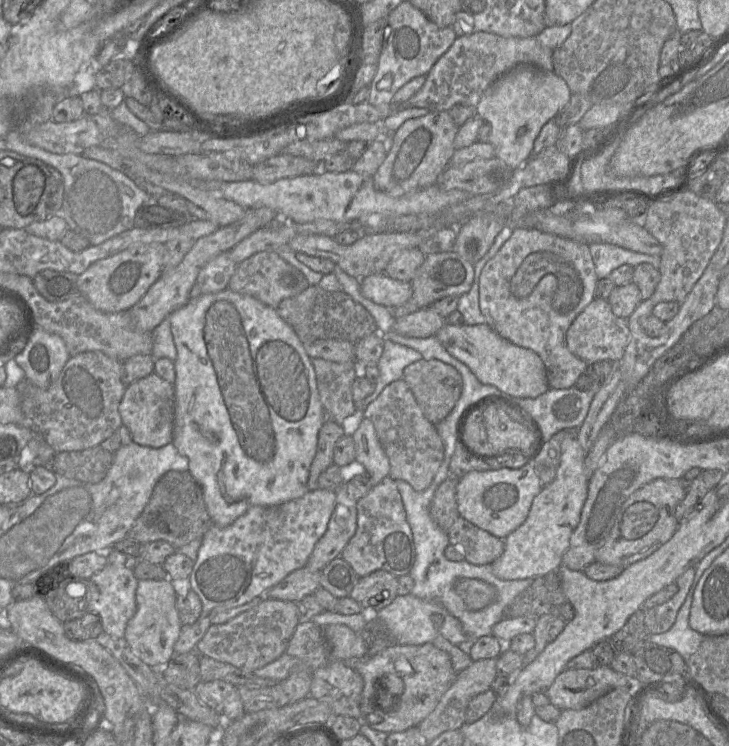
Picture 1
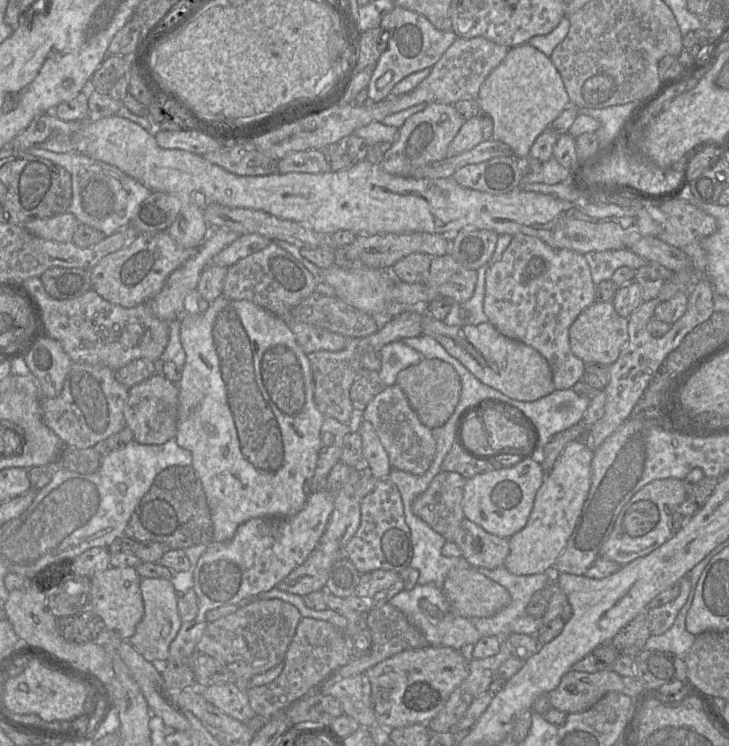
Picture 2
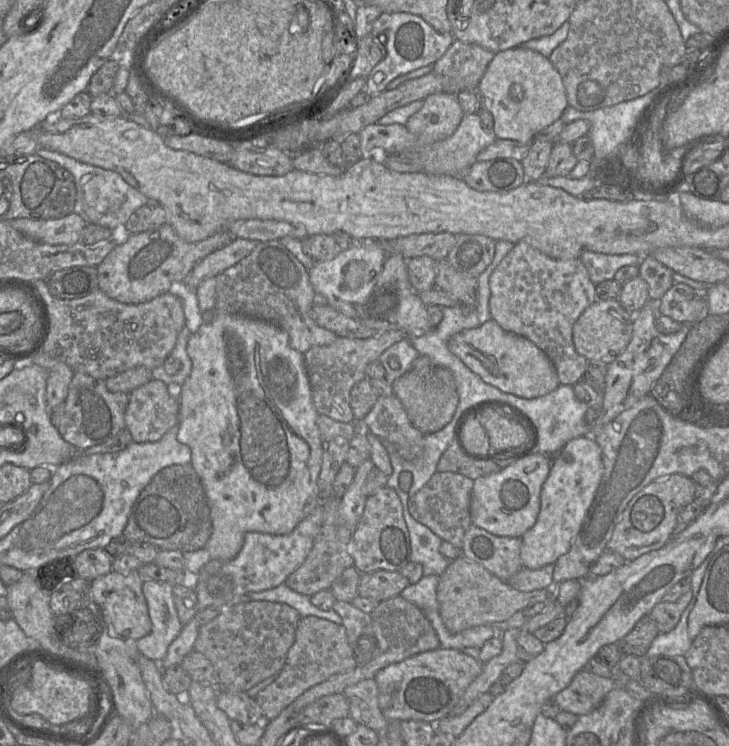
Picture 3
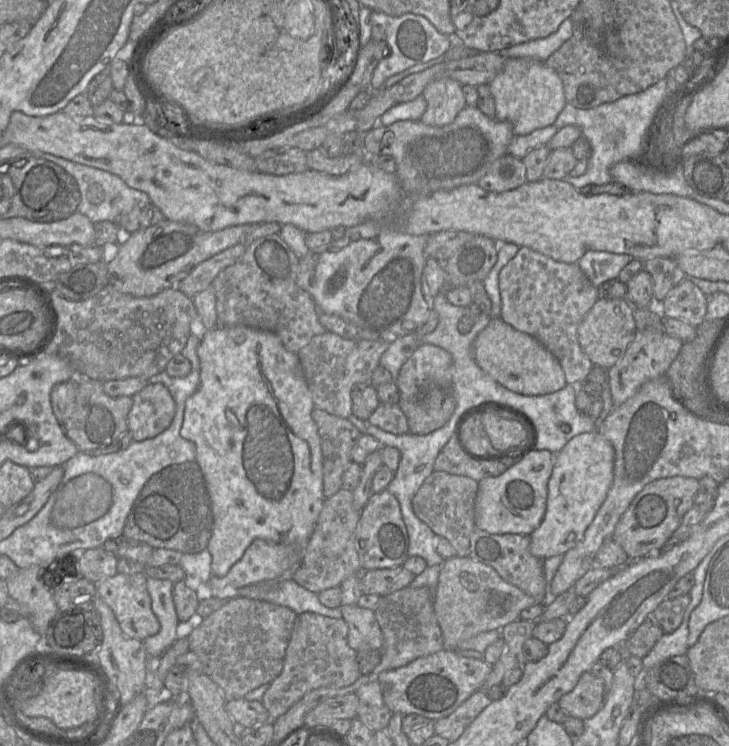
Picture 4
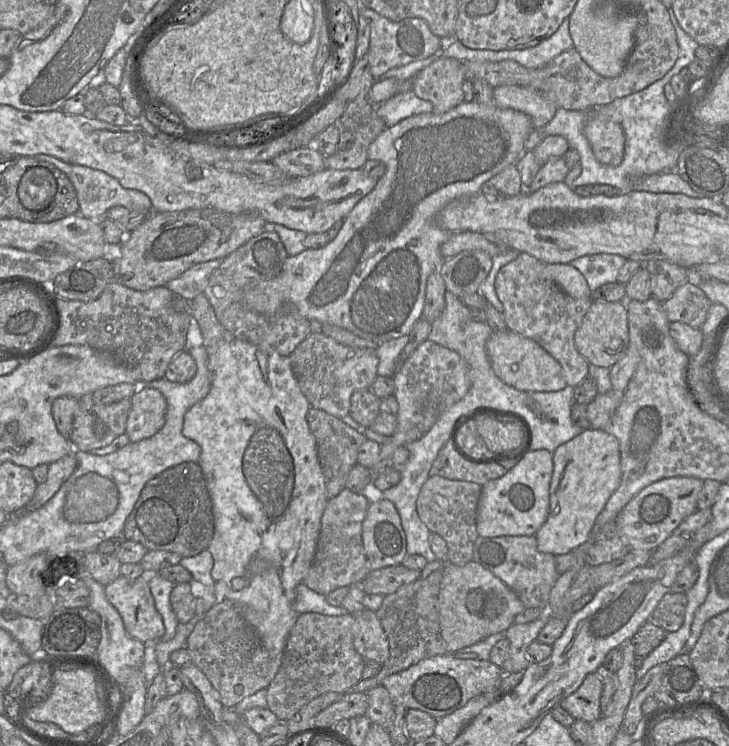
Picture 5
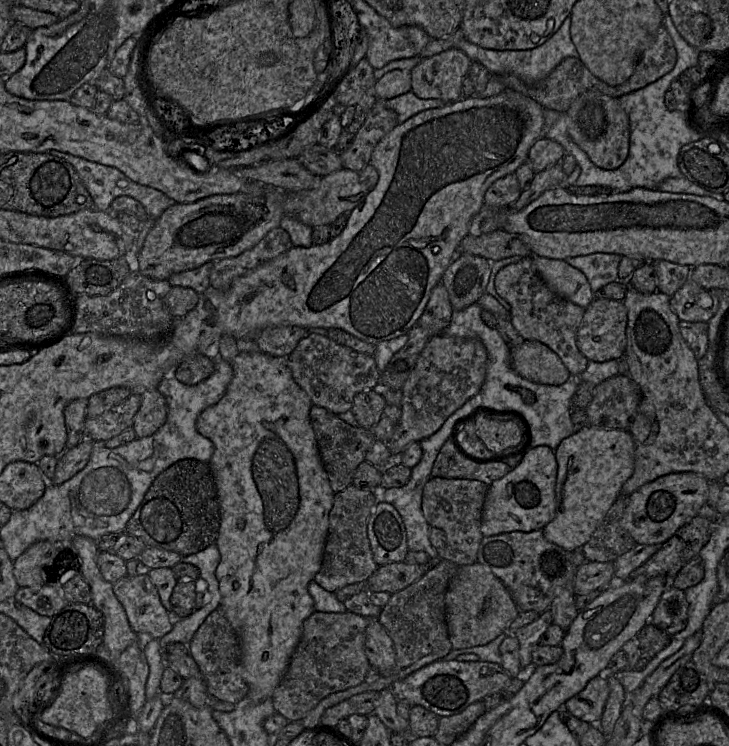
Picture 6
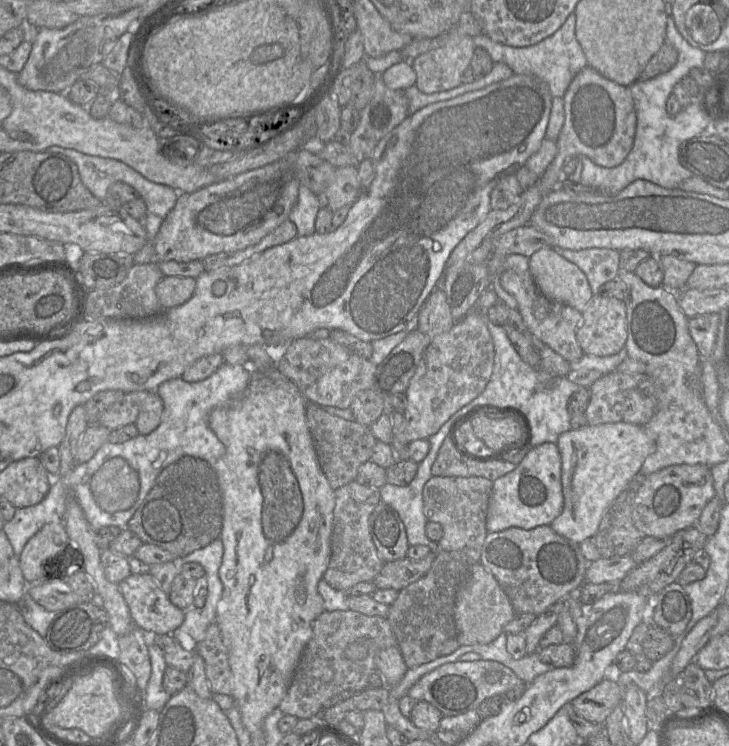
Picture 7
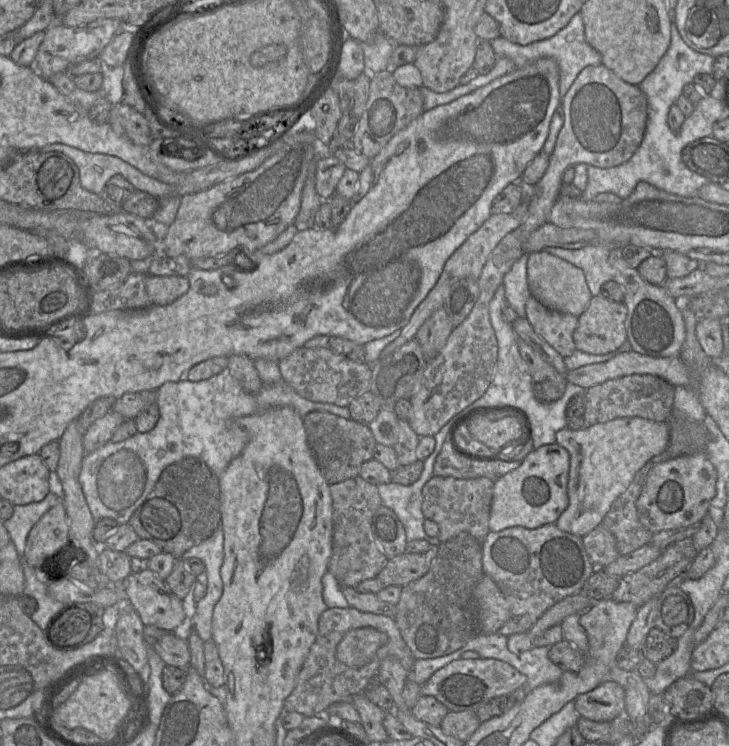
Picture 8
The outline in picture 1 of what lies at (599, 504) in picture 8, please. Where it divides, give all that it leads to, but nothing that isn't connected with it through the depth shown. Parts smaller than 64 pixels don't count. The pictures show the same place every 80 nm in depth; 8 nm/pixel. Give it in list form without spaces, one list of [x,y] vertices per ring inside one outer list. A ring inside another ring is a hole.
[[[567,436],[561,444],[561,457],[555,479],[533,499],[524,523],[504,539],[504,551],[492,564],[492,572],[501,580],[535,579],[556,571],[562,565],[562,556],[569,547],[570,537],[577,527],[581,510],[587,499],[588,479],[584,473],[585,451],[575,436]]]

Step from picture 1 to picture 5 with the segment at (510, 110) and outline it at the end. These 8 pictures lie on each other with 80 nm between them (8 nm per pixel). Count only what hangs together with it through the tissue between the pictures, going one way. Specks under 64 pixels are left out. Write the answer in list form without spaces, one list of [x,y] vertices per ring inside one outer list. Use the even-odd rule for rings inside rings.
[[[516,85],[493,87],[494,103],[502,109],[513,109],[528,115],[534,130],[542,130],[552,120],[558,107],[539,92]]]

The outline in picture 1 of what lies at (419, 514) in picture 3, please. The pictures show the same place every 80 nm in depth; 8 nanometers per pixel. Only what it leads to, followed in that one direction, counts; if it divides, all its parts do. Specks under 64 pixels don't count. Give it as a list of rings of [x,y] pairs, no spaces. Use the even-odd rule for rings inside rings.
[[[449,475],[436,489],[430,504],[431,518],[446,533],[460,517],[456,499],[457,481],[455,477]]]

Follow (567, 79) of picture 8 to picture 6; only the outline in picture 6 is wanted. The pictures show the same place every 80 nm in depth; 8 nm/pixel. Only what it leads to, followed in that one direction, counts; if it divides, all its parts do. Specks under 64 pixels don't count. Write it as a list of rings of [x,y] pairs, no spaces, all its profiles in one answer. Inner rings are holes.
[[[571,17],[565,18],[562,25],[547,41],[528,50],[494,50],[482,48],[466,39],[455,44],[455,48],[462,50],[472,61],[485,66],[491,74],[514,75],[529,85],[536,85],[545,79],[567,57],[579,57],[578,51],[570,35]]]

